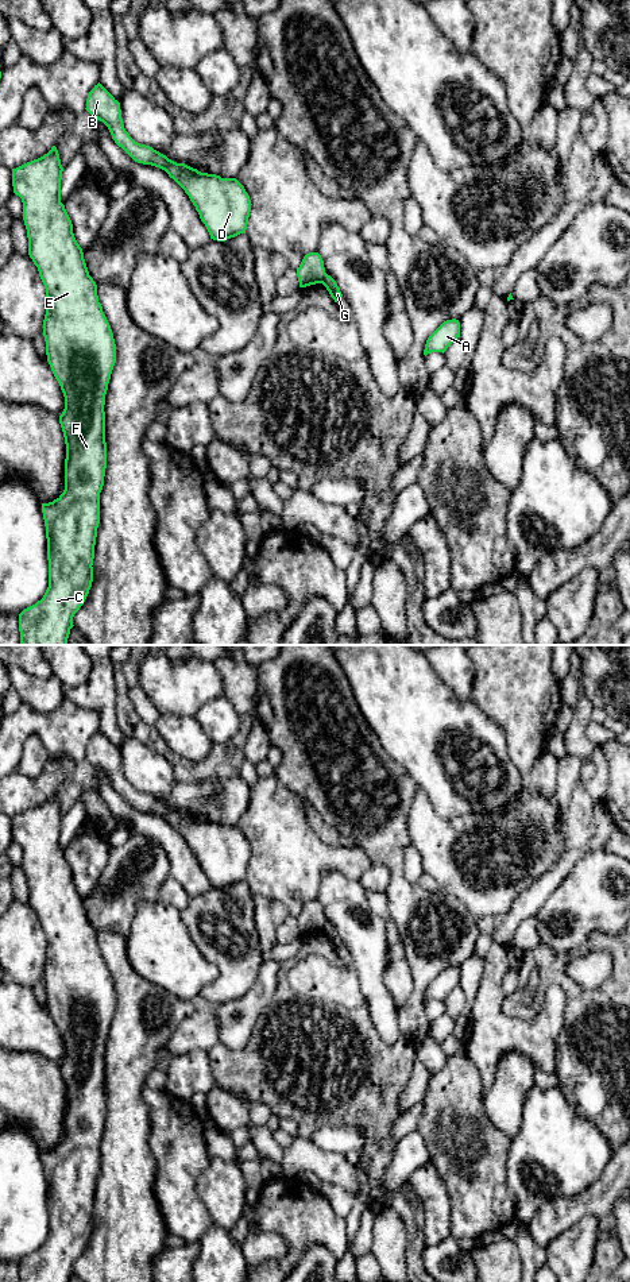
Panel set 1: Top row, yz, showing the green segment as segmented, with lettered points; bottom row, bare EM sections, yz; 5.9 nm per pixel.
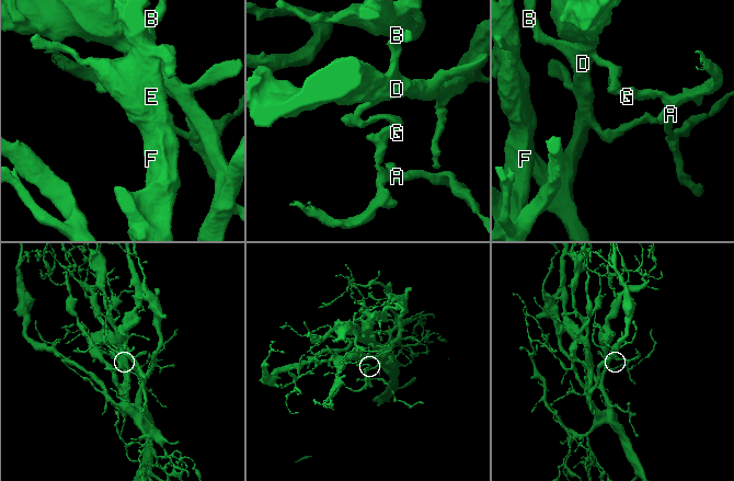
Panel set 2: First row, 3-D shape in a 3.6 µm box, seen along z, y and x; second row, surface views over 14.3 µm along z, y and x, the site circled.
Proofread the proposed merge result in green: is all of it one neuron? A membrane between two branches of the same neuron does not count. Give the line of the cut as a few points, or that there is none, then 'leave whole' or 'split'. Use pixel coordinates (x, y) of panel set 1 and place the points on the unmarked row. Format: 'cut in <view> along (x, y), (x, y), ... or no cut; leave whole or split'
cut in yz along (327, 922), (320, 930); split

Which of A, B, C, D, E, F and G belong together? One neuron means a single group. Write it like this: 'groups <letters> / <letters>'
groups A G / B C D E F

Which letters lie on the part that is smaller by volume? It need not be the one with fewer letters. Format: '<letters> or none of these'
A, G

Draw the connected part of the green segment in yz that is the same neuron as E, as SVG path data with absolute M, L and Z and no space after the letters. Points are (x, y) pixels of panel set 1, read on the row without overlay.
M55 793L43 804L12 816L13 841L23 850L28 903L38 915L46 937L43 984L47 1009L65 1044L65 1057L59 1063L59 1071L66 1092L65 1138L53 1150L42 1151L47 1186L49 1235L40 1248L19 1262L20 1282L70 1282L70 1277L74 1274L73 1264L84 1252L93 1229L92 1213L100 1171L100 1140L104 1134L107 1116L104 1053L111 1022L116 1011L116 992L111 973L98 950L97 932L89 923L82 896L73 881L71 868L61 850L62 819L63 815Z

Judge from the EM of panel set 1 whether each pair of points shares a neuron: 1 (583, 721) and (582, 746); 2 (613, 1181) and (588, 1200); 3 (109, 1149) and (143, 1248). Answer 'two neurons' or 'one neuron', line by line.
1: one neuron
2: one neuron
3: one neuron

